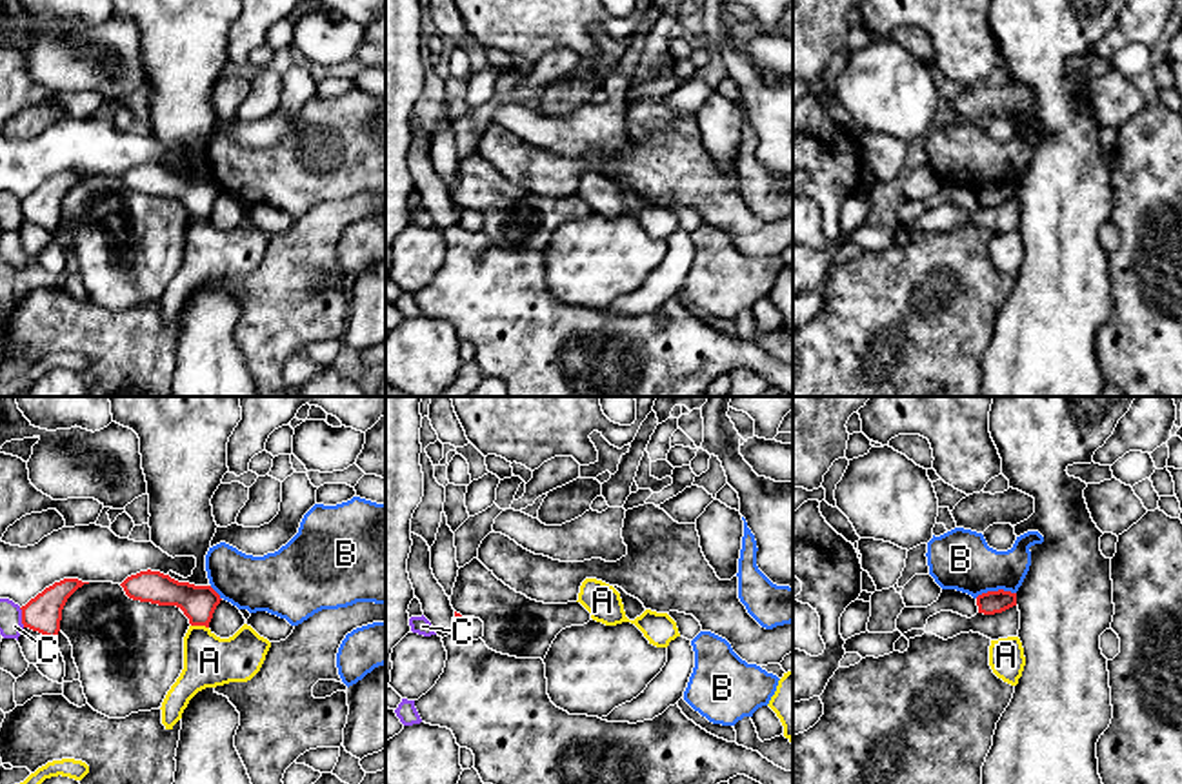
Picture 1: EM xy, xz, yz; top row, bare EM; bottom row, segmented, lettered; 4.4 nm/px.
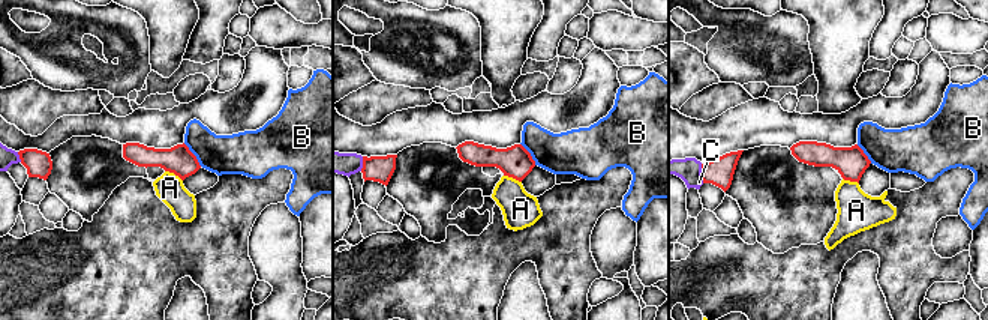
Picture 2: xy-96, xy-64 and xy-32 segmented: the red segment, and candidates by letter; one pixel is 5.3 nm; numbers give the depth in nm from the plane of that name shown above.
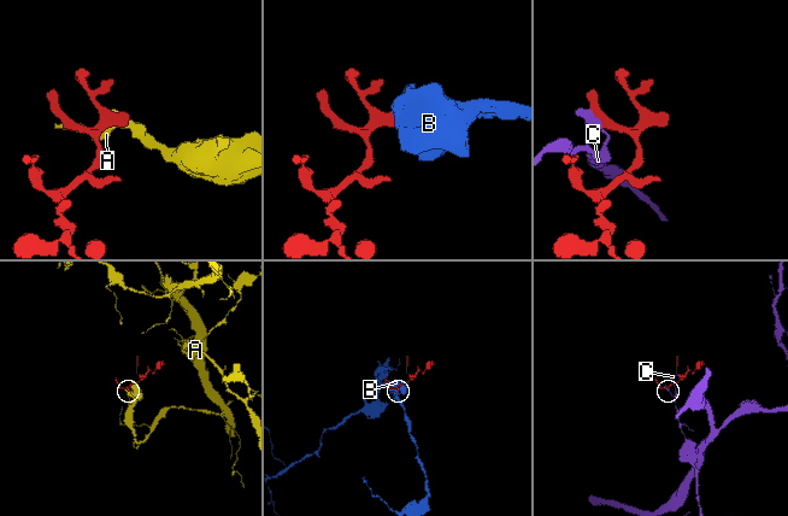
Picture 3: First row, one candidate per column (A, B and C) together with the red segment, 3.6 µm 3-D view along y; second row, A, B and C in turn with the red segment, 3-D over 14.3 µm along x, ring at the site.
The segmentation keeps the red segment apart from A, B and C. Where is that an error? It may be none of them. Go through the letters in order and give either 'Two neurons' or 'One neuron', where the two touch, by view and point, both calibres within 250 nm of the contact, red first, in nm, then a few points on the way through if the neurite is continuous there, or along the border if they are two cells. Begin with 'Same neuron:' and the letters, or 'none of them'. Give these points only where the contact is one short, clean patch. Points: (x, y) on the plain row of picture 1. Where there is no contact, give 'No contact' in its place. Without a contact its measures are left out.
Same neuron: none of them
A: Two neurons. Touches red at xy (200, 217). Thickness 160 nm (red) against 220 nm. Boundary: xy (191, 217), (208, 221)
B: Two neurons. Touches red at yz (995, 184). Thickness 100 nm (red) against 280 nm. Boundary: yz (1015, 184), (988, 182), (975, 190)
C: Two neurons. Touches red at xy (22, 210). Thickness 160 nm (red) against 100 nm. Boundary: xy (19, 201), (24, 219)

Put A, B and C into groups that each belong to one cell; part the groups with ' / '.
A / B / C

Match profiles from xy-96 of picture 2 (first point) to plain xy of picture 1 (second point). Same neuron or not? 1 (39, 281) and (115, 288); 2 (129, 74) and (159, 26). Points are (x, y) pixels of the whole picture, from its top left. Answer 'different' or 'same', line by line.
1: different
2: different

